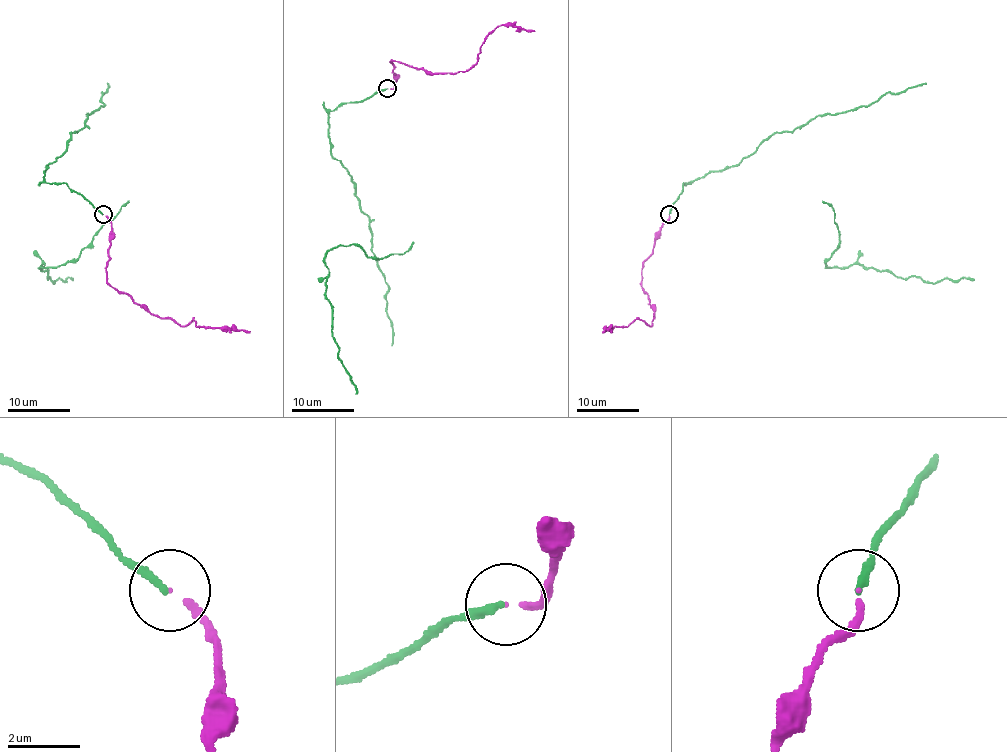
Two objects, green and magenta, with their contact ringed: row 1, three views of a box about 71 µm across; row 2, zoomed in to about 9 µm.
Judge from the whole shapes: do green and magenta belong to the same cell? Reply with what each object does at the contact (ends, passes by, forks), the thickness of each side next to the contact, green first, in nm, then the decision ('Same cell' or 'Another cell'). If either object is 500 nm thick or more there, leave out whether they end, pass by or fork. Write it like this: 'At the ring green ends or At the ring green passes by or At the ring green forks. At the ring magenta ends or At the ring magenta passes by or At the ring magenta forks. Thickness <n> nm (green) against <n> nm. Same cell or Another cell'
At the ring green ends. At the ring magenta ends. Thickness 190 nm (green) against 140 nm. Same cell

